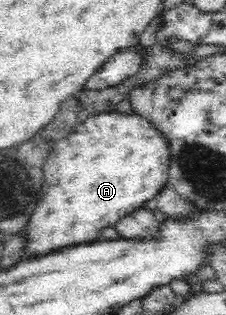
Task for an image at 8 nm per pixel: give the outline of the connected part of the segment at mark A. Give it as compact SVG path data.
M117 111L103 112L89 116L83 123L76 125L74 132L69 133L65 138L59 139L54 143L52 152L49 154L49 159L45 162L43 167L43 186L41 188L42 196L39 199L37 208L35 208L35 212L33 212L33 216L31 216L29 225L25 226L26 230L23 232L24 236L29 237L29 246L27 246L27 254L25 254L26 258L41 255L42 253L51 253L63 247L100 240L99 232L103 228L114 227L120 218L123 218L134 210L141 209L147 200L151 200L151 198L157 196L165 186L169 185L171 162L171 145L169 145L169 140L147 117L140 116L139 113L121 114L121 112Z

